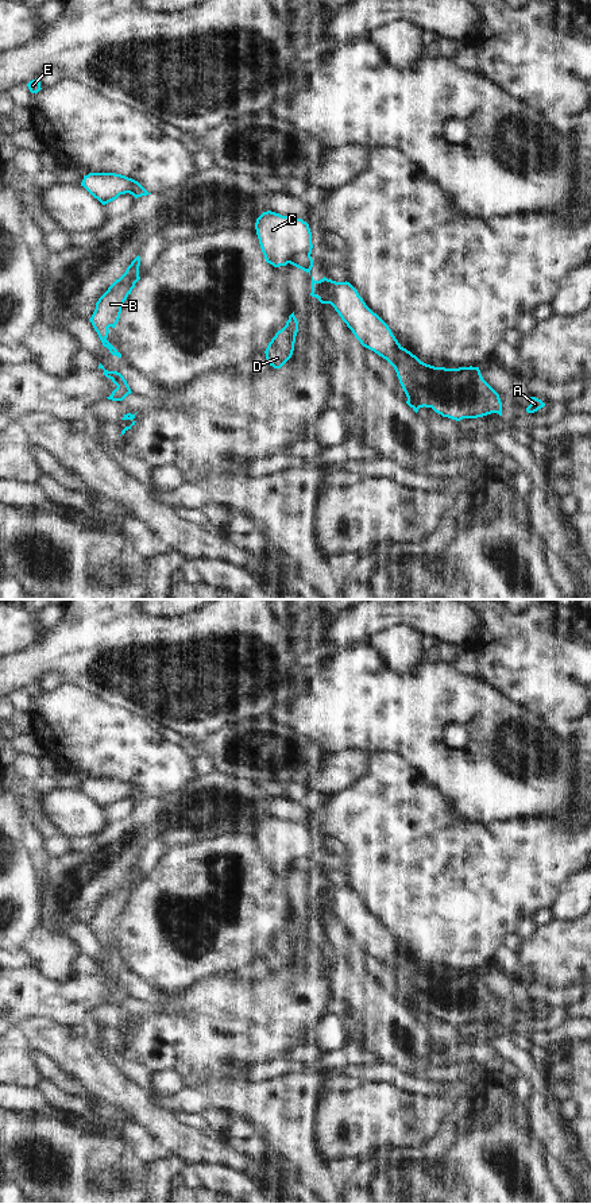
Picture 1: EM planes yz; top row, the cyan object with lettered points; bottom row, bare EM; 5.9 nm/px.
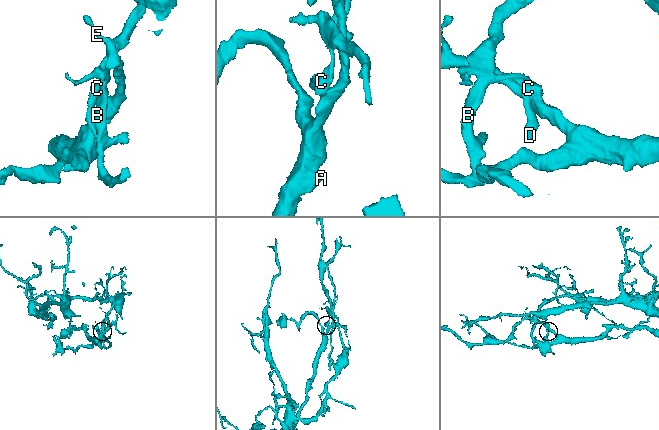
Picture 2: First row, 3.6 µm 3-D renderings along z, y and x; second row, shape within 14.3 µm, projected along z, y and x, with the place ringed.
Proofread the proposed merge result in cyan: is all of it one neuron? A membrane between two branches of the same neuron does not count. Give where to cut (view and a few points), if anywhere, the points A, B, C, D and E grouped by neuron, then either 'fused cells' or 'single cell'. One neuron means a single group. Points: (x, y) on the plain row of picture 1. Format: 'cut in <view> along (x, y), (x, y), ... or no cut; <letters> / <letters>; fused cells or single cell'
cut in yz along (309, 859), (296, 859), (288, 867); A E / B C D; fused cells

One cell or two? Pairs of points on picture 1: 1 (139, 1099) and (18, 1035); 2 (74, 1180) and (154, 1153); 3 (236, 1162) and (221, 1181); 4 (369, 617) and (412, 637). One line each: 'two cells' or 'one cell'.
1: two cells
2: two cells
3: two cells
4: two cells

